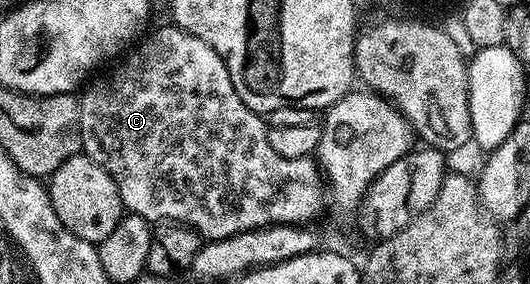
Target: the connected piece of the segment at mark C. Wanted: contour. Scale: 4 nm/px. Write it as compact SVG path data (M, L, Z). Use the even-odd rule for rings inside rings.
M182 29L182 35L186 35L182 37L182 43L186 41L186 43L190 43L190 51L192 51L192 55L194 55L194 61L198 59L198 65L194 63L194 65L123 65L120 60L117 60L115 64L113 64L113 69L109 71L109 73L101 72L96 82L93 83L92 86L89 87L88 90L85 91L84 94L79 94L79 106L80 106L80 143L83 149L83 152L87 154L87 156L91 157L92 160L98 162L101 167L106 170L107 173L114 179L114 183L118 187L118 191L120 192L120 199L125 210L129 212L137 213L140 216L147 218L149 222L158 223L163 219L173 219L179 221L181 223L191 223L192 227L196 230L197 233L200 234L201 238L204 239L215 239L218 237L229 237L234 233L245 233L247 230L255 230L260 228L261 221L264 221L266 217L264 217L264 209L266 209L266 205L270 207L274 201L278 201L278 199L286 199L288 195L290 195L290 191L288 191L288 187L292 185L292 173L310 173L311 168L309 165L292 165L292 159L286 159L282 155L278 155L278 151L274 151L274 147L270 147L270 139L268 138L269 126L266 124L265 118L252 110L249 105L246 103L242 103L242 99L238 95L238 91L234 91L234 83L230 83L230 75L226 71L226 67L224 66L224 60L217 55L213 49L210 48L202 40L200 37L195 37L194 35L190 35L185 29Z

